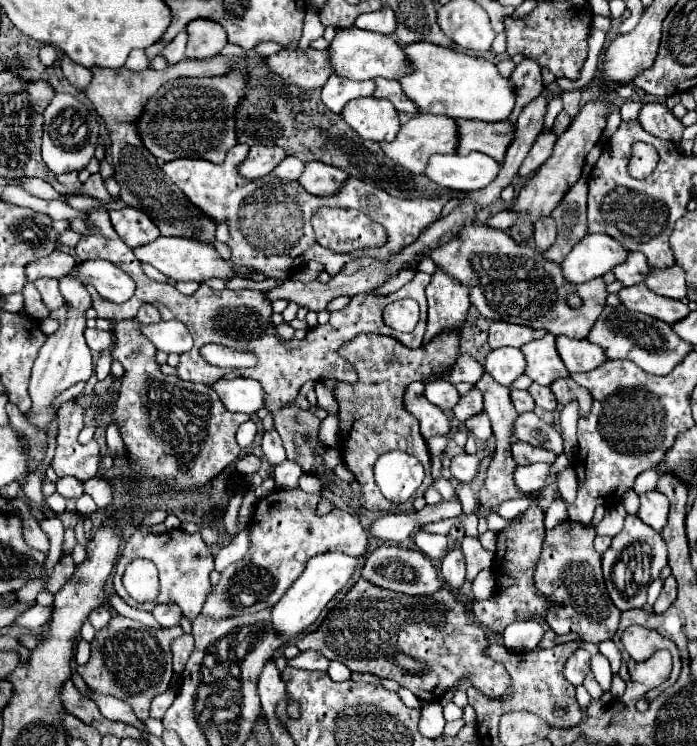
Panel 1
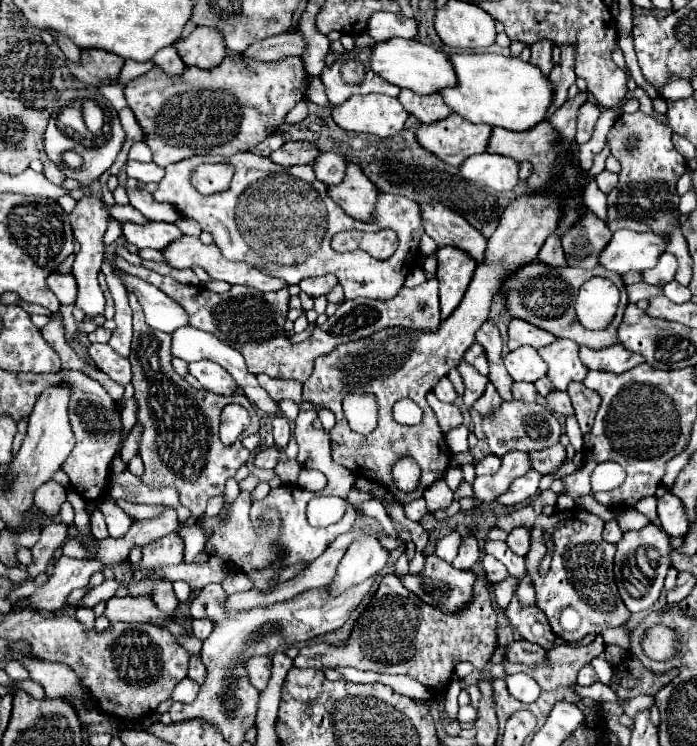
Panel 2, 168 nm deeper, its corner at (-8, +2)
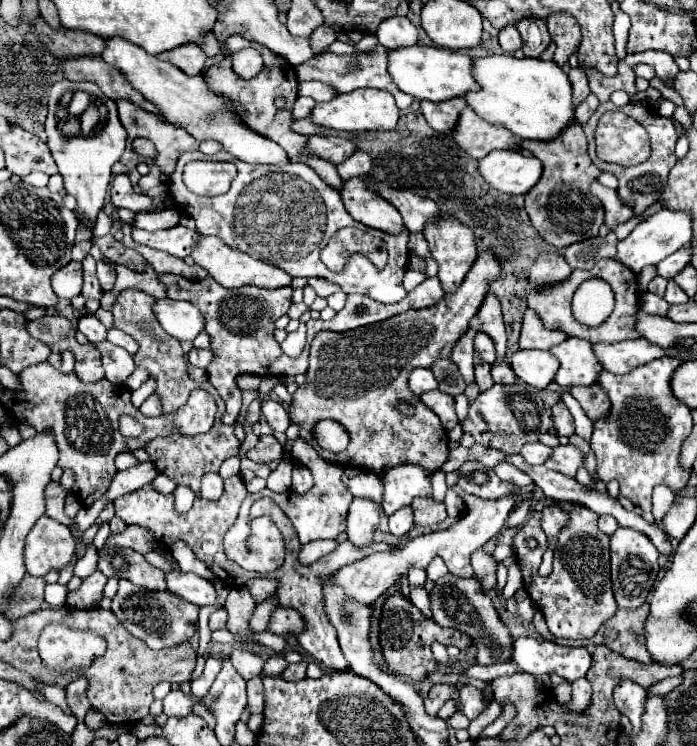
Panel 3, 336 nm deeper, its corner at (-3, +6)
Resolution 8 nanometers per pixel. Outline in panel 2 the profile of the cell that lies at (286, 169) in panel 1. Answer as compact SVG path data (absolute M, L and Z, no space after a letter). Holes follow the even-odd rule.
M320 153L320 159L312 163L312 169L316 173L316 179L320 179L326 185L340 183L346 169L346 159L336 153Z

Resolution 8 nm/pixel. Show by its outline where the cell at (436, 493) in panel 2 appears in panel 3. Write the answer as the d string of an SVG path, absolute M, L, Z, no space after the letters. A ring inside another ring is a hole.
M433 497L415 499L415 503L411 503L411 509L415 515L415 525L421 525L421 527L433 527L433 525L445 521L445 517L447 517L445 505L435 503Z

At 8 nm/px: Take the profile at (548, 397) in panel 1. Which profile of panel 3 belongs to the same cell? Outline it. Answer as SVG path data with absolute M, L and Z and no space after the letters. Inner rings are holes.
M559 401L559 403L553 407L553 423L555 423L555 429L557 429L559 435L571 437L573 431L575 431L573 417L571 417L571 413L569 413L569 409L565 407L563 401Z

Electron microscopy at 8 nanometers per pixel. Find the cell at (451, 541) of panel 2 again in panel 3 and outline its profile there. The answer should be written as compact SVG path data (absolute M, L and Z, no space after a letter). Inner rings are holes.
M433 559L431 565L427 567L427 579L435 581L435 579L441 579L443 575L447 575L447 565L443 563L443 559Z

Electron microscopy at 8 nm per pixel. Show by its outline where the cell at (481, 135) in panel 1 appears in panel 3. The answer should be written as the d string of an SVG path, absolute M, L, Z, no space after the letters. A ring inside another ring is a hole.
M575 123L567 127L553 141L523 141L521 145L543 163L543 175L539 183L525 195L525 211L537 233L555 249L563 249L583 239L597 237L605 215L603 205L591 193L589 185L597 181L599 169L587 153L587 139L581 125Z

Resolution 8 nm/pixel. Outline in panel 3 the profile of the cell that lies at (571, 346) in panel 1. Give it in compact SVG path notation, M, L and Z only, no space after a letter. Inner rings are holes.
M647 339L599 343L595 345L595 353L599 357L599 363L603 363L603 367L615 375L623 375L639 365L645 365L653 359L667 355L663 347L655 347L655 343L647 343Z

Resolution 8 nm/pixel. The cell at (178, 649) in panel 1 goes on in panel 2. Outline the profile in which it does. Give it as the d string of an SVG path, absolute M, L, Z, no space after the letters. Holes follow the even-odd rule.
M194 619L192 621L192 635L198 637L198 639L206 639L208 633L210 633L210 629L212 629L212 623L206 621L206 619L200 619L200 621Z

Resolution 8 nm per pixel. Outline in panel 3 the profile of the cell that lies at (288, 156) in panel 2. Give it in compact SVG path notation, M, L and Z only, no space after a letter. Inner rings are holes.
M309 137L307 147L311 147L311 153L315 153L321 159L327 159L335 165L343 163L343 159L347 159L355 151L359 151L359 145L345 137Z

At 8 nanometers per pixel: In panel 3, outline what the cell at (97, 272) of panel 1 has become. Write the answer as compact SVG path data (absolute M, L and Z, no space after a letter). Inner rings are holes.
M159 299L155 303L155 315L161 327L179 341L193 341L205 329L201 311L187 301Z

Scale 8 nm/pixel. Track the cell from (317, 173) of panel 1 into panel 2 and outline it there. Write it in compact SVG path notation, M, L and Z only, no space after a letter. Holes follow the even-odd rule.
M348 163L342 183L328 185L330 199L340 205L350 217L362 221L370 219L374 211L376 193L378 189L374 187L374 183L354 163Z

